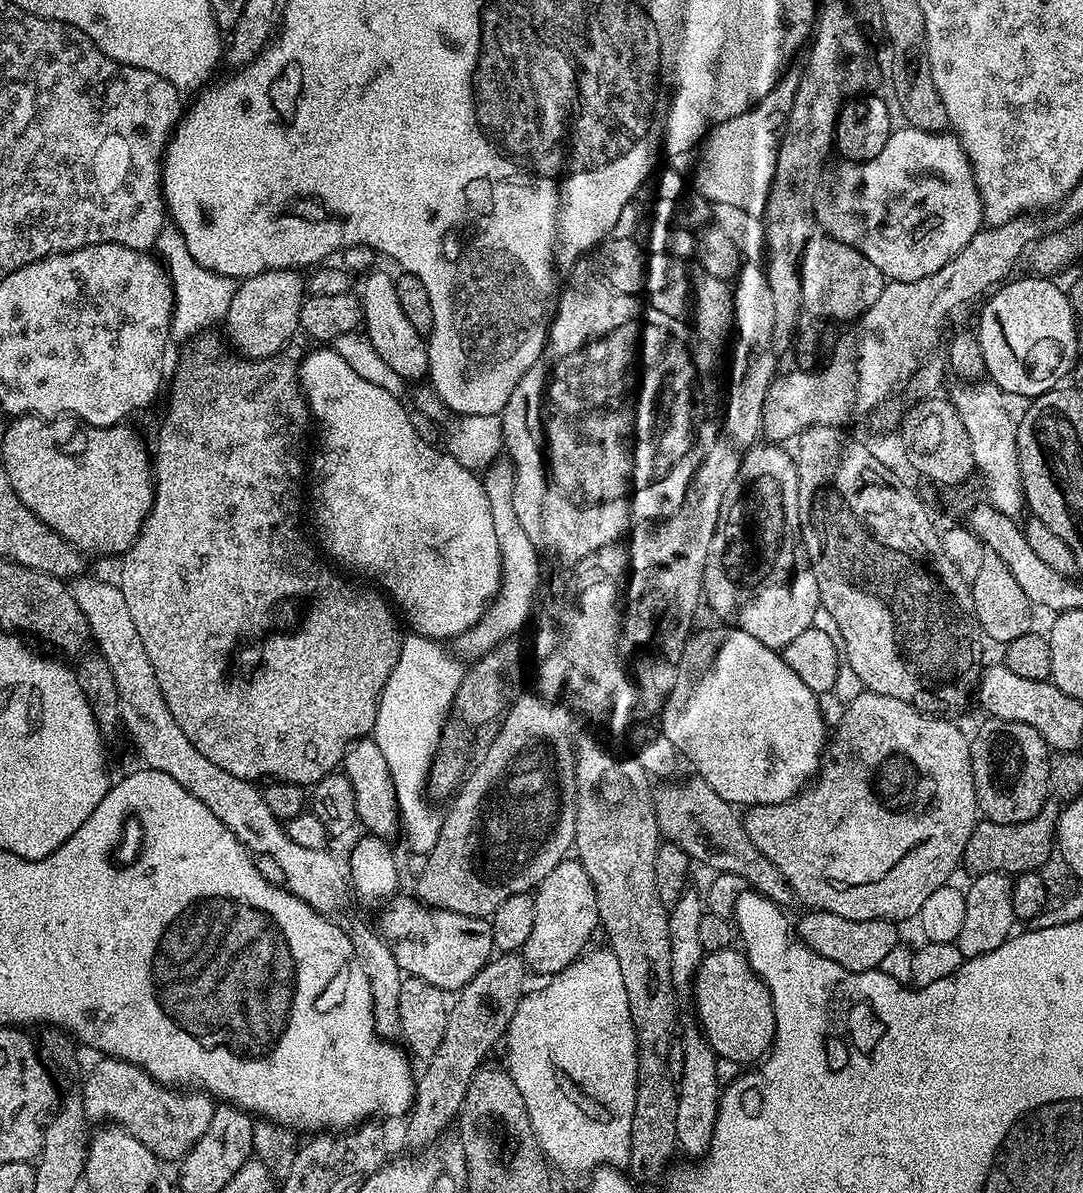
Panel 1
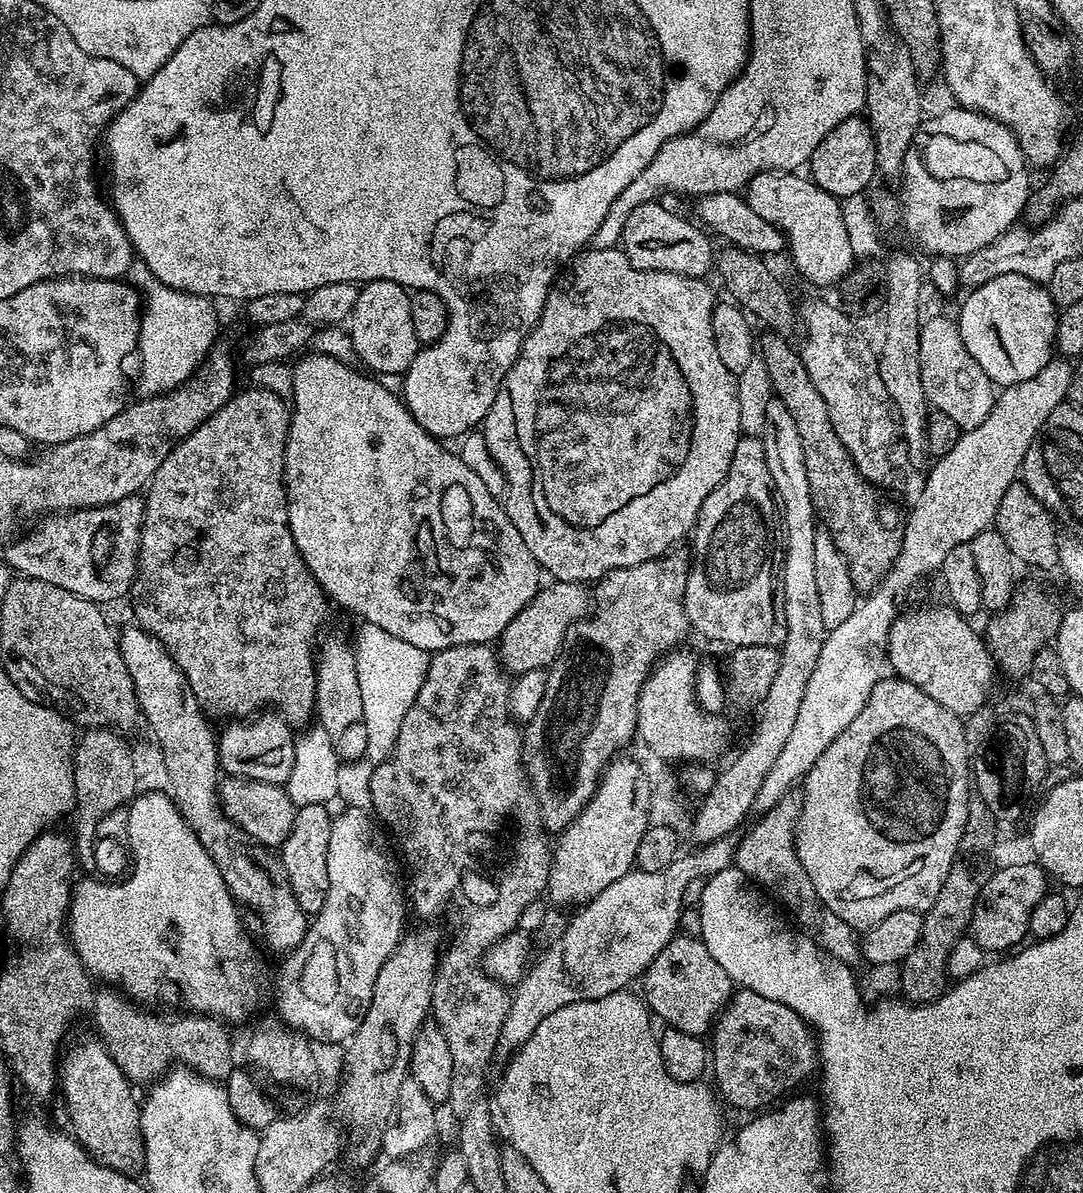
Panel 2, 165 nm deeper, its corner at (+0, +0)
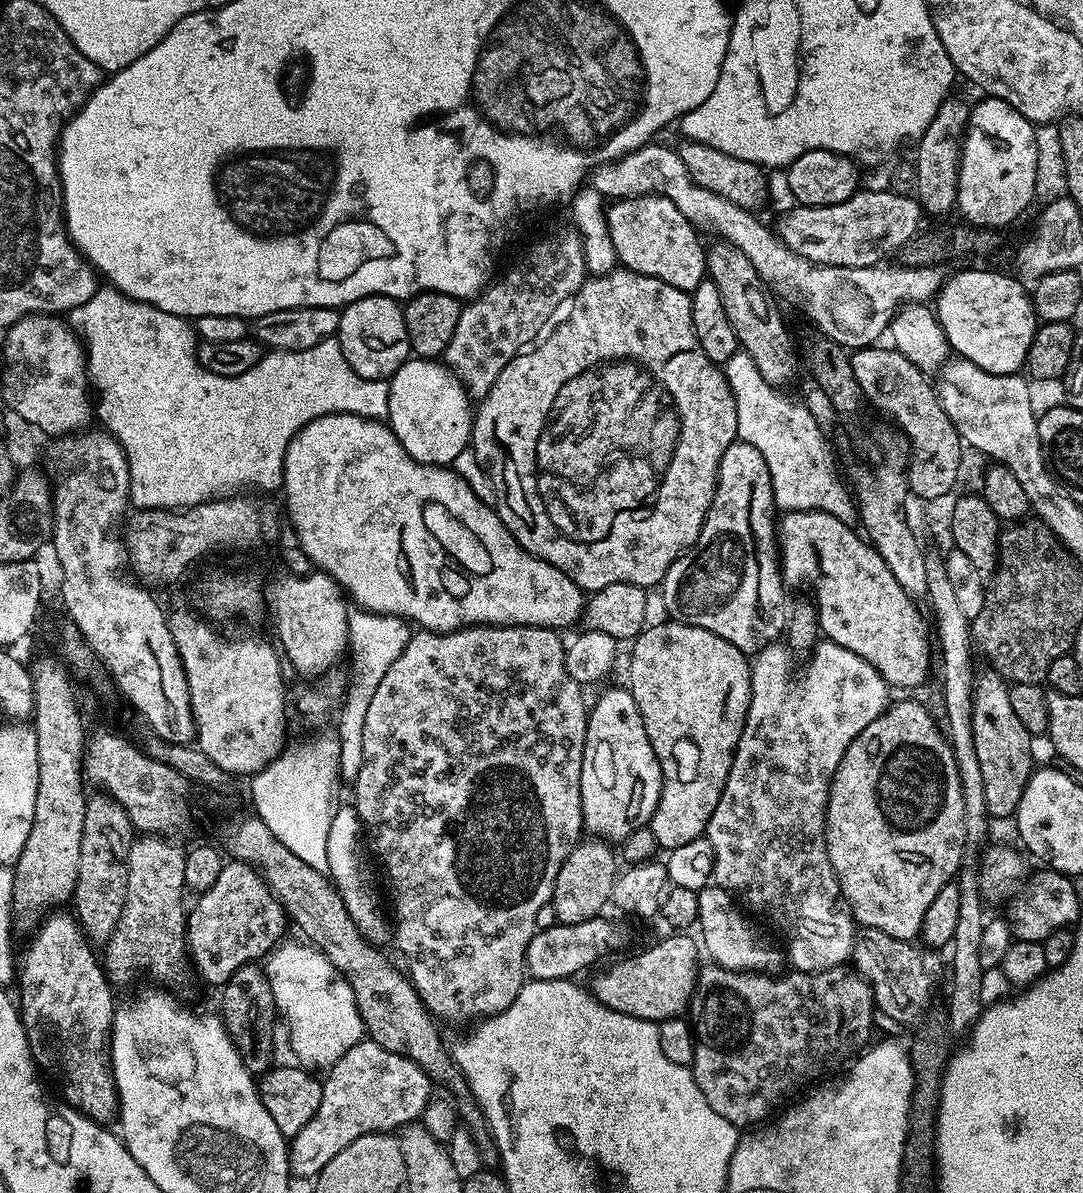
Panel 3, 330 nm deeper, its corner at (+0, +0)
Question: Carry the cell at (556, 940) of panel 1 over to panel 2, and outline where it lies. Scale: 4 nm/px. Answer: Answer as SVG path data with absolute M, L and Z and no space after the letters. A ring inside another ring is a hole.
M613 759L604 769L596 793L588 799L588 804L577 814L574 822L559 833L560 841L555 841L546 889L547 899L552 899L553 905L583 906L602 894L610 882L618 882L618 878L633 871L638 842L642 842L642 834L646 834L649 826L648 811L653 787L636 760L620 759Z

